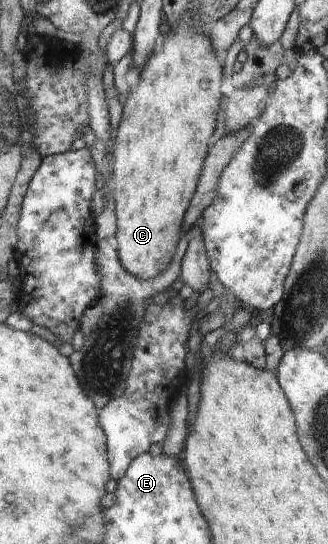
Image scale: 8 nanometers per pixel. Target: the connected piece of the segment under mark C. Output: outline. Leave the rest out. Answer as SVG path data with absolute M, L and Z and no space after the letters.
M193 19L187 20L181 24L181 30L177 33L171 32L164 36L164 44L162 51L154 52L149 57L147 64L142 68L140 73L139 84L135 90L129 92L130 96L123 104L123 112L121 116L121 122L117 130L117 136L115 136L115 144L113 147L113 181L114 181L114 193L115 198L115 215L117 215L117 232L113 237L117 253L120 256L120 262L124 265L125 269L128 269L133 276L140 278L144 281L150 281L161 275L171 263L173 258L173 252L177 248L177 240L179 240L179 234L181 234L181 226L183 226L183 216L186 216L187 206L190 206L190 201L193 200L195 192L197 192L199 180L201 180L205 160L207 160L207 142L209 142L209 136L213 134L215 130L215 118L217 118L217 112L219 112L219 100L221 100L221 78L223 78L223 72L221 72L221 64L217 60L216 51L213 48L212 41L209 37L205 36L204 29L196 29L193 26Z

